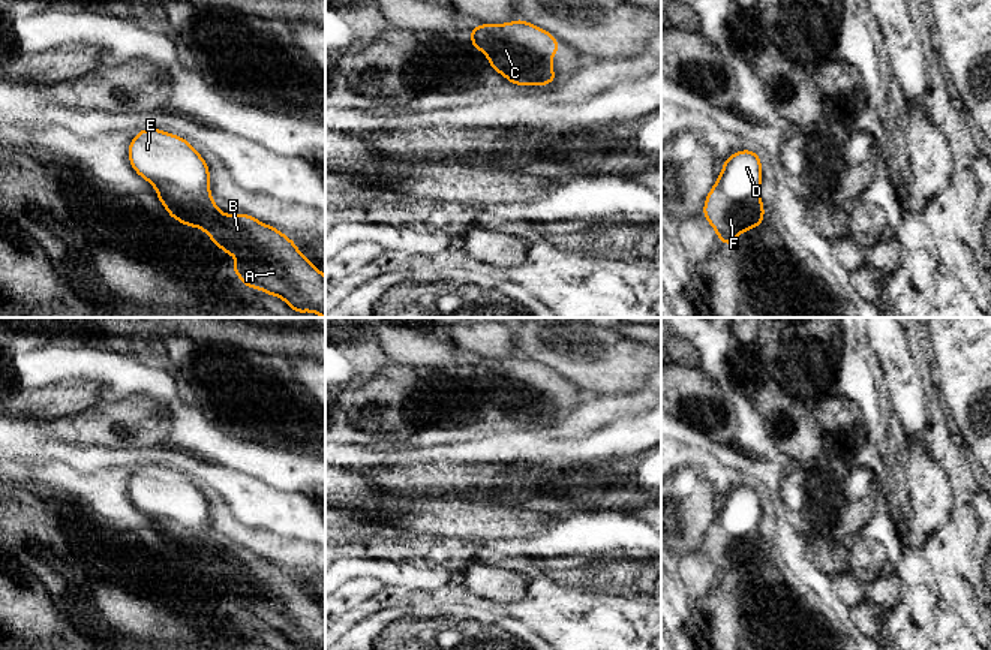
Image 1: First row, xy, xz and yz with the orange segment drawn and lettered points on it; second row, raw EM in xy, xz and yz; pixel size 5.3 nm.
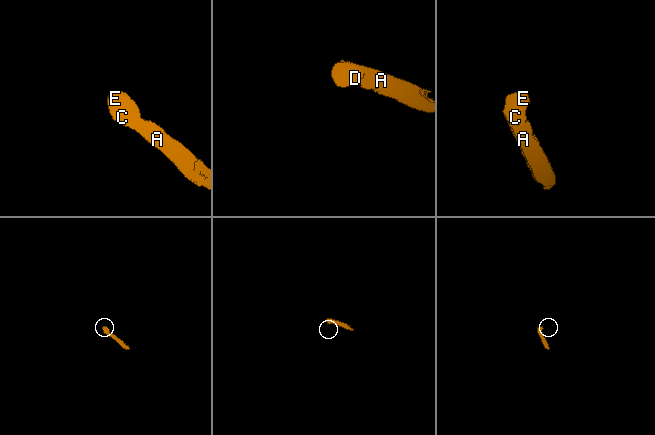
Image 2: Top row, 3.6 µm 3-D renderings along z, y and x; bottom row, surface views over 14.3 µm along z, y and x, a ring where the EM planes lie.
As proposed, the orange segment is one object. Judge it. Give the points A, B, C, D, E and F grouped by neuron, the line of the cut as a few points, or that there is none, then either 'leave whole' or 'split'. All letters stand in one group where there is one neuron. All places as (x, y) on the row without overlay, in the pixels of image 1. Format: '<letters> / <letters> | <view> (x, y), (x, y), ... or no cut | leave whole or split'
A B C D E F | no cut | leave whole

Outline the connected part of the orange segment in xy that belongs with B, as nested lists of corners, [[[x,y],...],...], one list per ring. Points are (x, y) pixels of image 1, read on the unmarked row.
[[[159,464],[139,466],[129,479],[129,497],[156,524],[172,554],[202,565],[217,583],[238,595],[232,607],[247,623],[282,634],[297,649],[325,650],[325,611],[276,563],[249,550],[223,550],[211,535],[208,502],[189,476]]]

